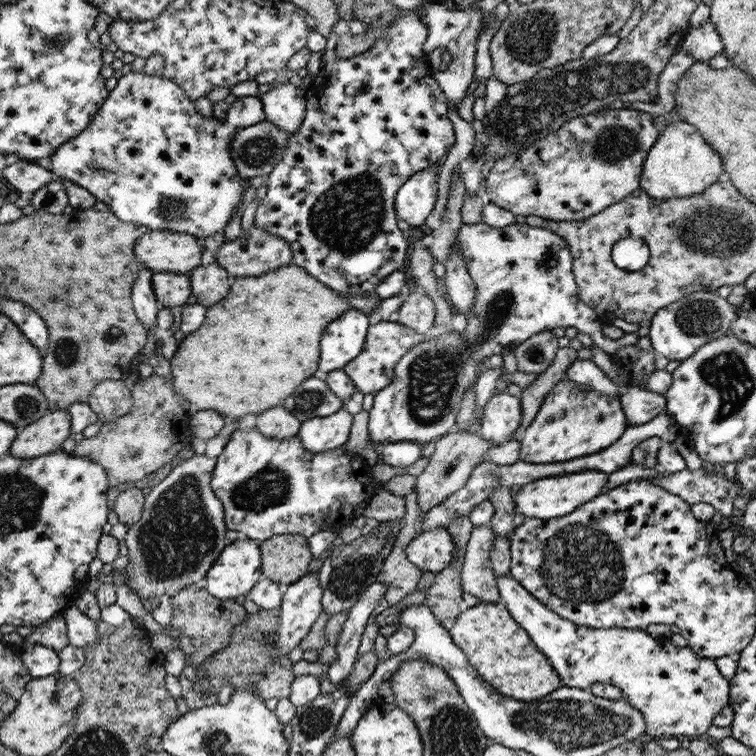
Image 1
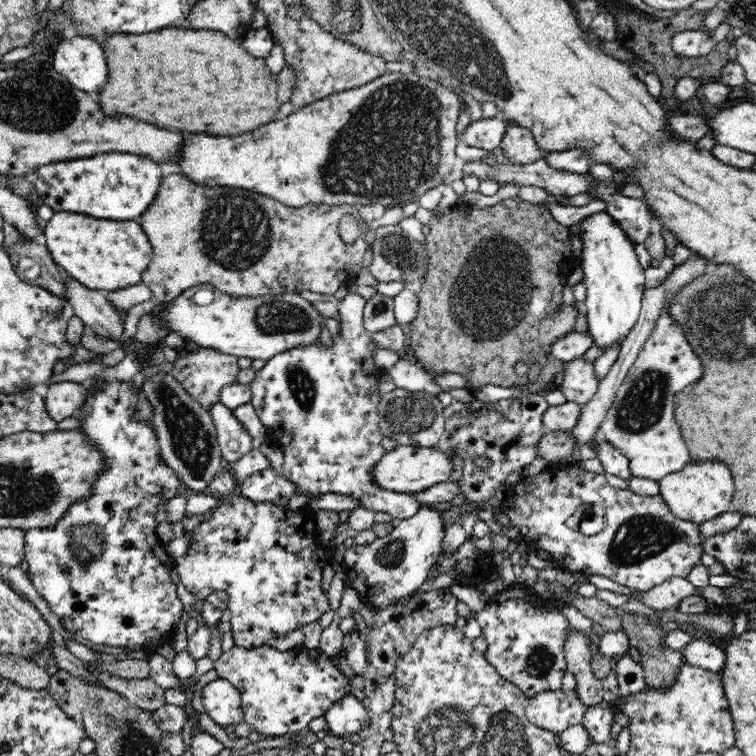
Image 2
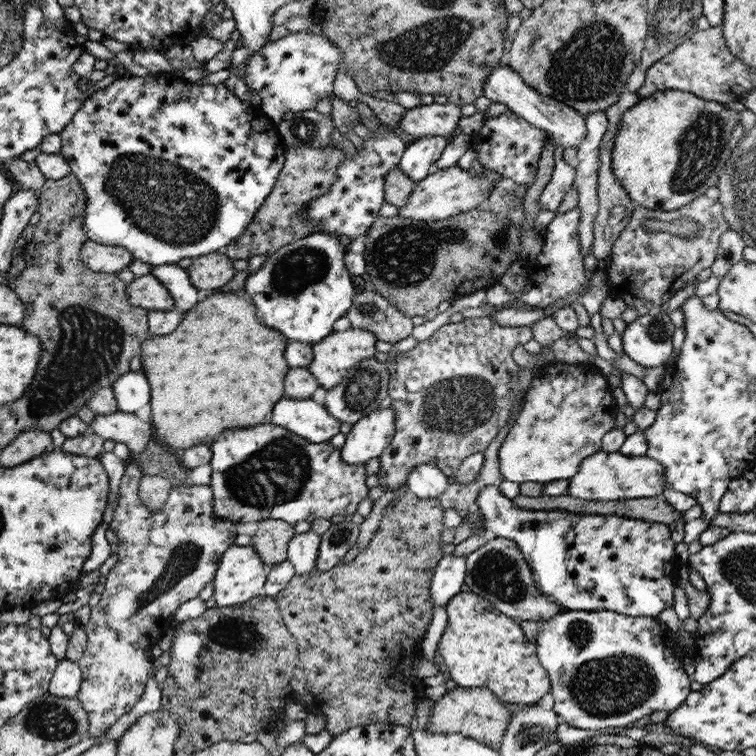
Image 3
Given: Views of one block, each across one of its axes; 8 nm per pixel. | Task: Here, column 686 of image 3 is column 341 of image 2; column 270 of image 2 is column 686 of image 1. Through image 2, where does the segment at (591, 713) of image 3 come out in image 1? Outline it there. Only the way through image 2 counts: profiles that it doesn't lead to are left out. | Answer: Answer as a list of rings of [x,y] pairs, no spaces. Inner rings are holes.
[[[510,574],[497,576],[499,597],[512,618],[528,633],[530,640],[547,657],[552,668],[570,688],[590,689],[597,682],[616,685],[625,699],[643,715],[646,723],[645,735],[678,737],[680,739],[704,735],[712,726],[712,720],[724,706],[729,705],[729,681],[718,671],[714,659],[696,655],[689,646],[678,647],[670,640],[653,637],[645,629],[632,628],[588,628],[574,624],[552,612],[535,596],[532,596]]]

